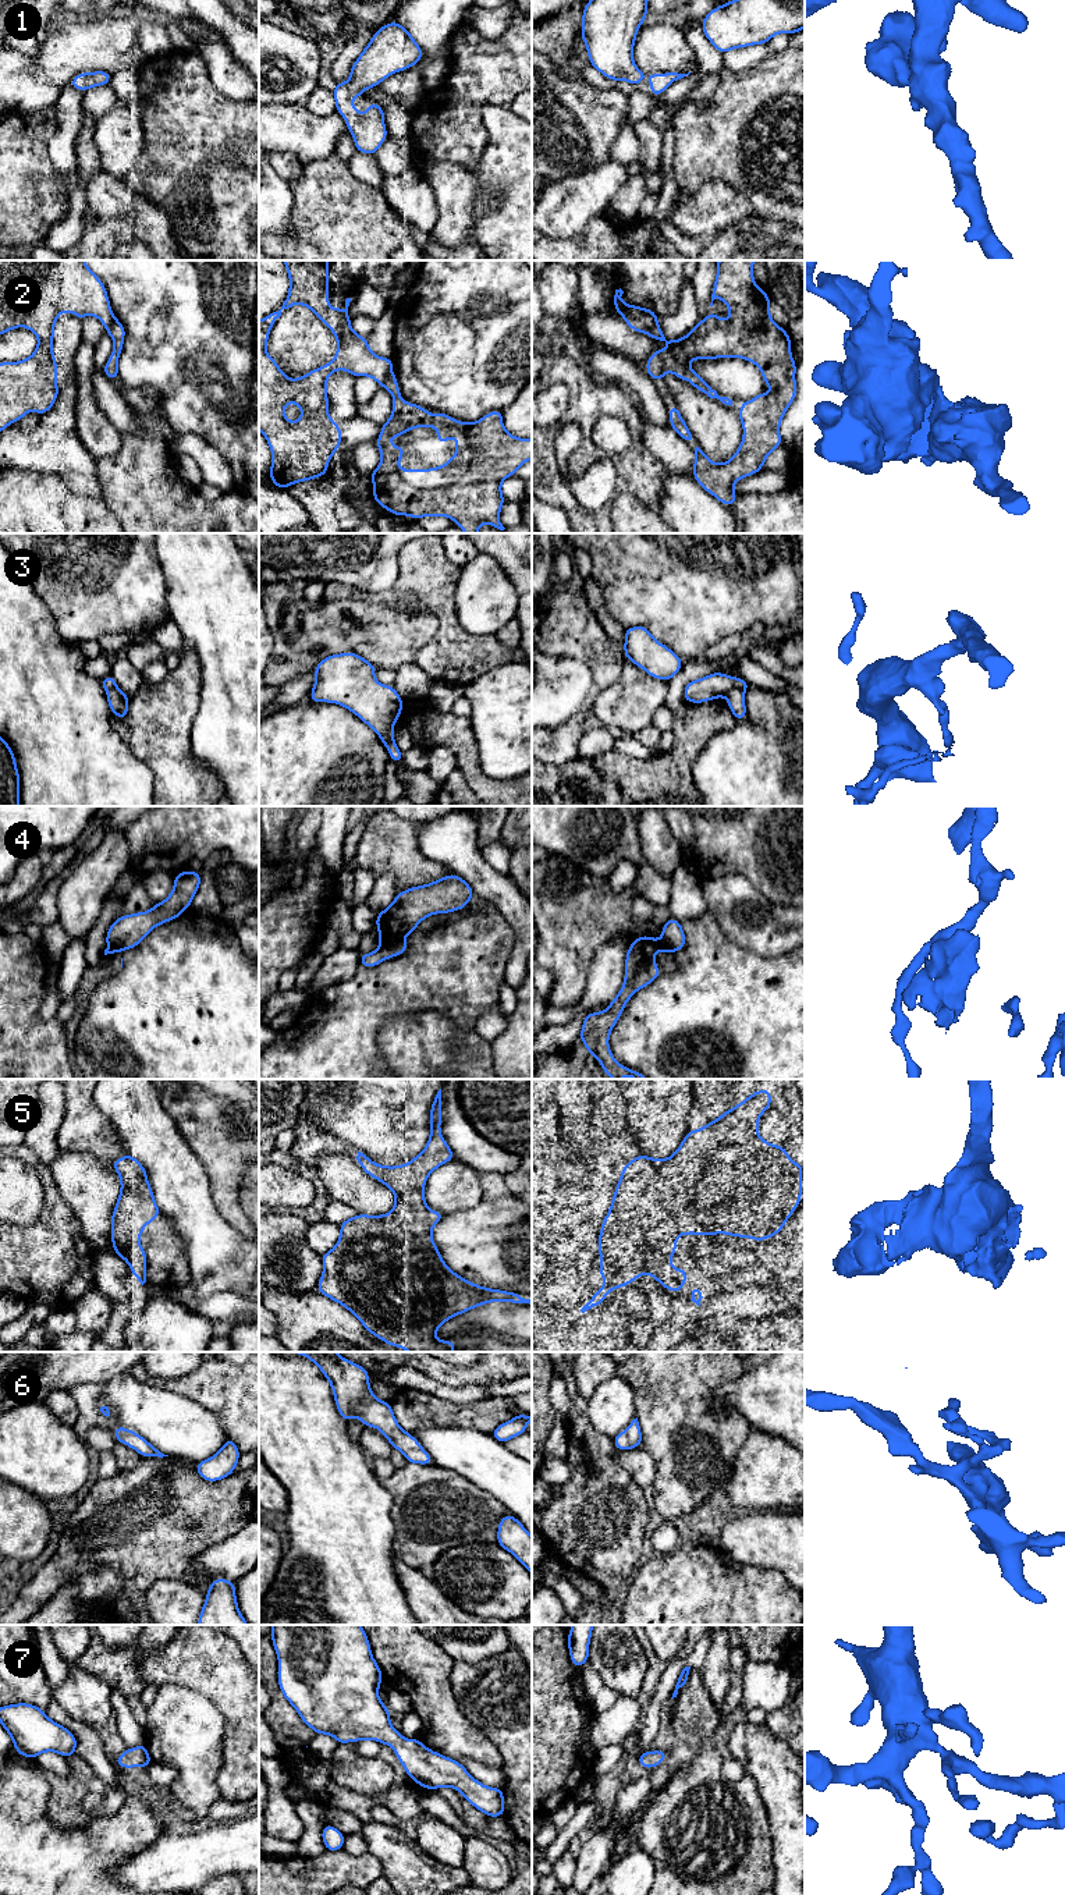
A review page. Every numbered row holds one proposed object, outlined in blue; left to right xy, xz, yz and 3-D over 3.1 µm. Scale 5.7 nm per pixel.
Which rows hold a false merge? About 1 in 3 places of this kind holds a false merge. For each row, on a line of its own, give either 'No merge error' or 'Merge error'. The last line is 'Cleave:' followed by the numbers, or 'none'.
1: No merge error
2: Merge error
3: Merge error
4: Merge error
5: No merge error
6: No merge error
7: No merge error
Cleave: 2, 3, 4

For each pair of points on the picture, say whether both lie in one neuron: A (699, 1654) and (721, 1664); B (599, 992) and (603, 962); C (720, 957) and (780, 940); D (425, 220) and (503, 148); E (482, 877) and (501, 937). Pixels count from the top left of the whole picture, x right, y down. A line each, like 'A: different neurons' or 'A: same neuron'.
A: different neurons
B: same neuron
C: different neurons
D: different neurons
E: different neurons

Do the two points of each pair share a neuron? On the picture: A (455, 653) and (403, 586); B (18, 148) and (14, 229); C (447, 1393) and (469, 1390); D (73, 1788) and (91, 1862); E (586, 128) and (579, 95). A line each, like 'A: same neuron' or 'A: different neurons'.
A: same neuron
B: same neuron
C: same neuron
D: different neurons
E: same neuron

